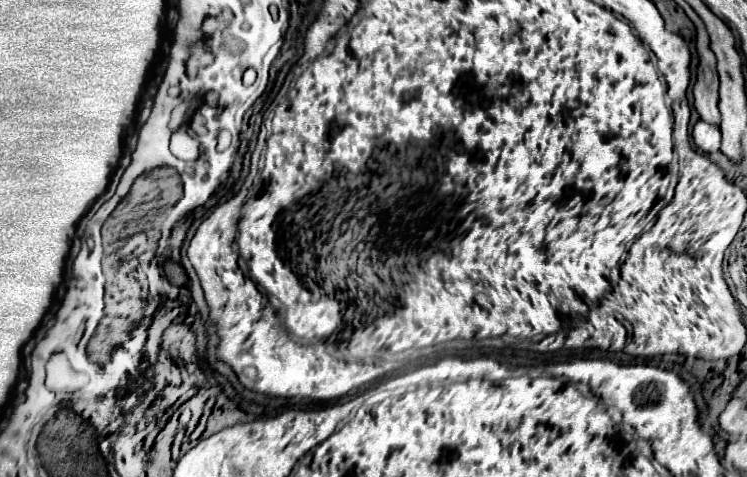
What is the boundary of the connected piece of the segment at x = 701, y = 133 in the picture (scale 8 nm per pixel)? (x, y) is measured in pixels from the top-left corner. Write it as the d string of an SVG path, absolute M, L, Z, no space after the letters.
M697 121L693 127L693 141L703 151L717 151L717 127L711 123Z

